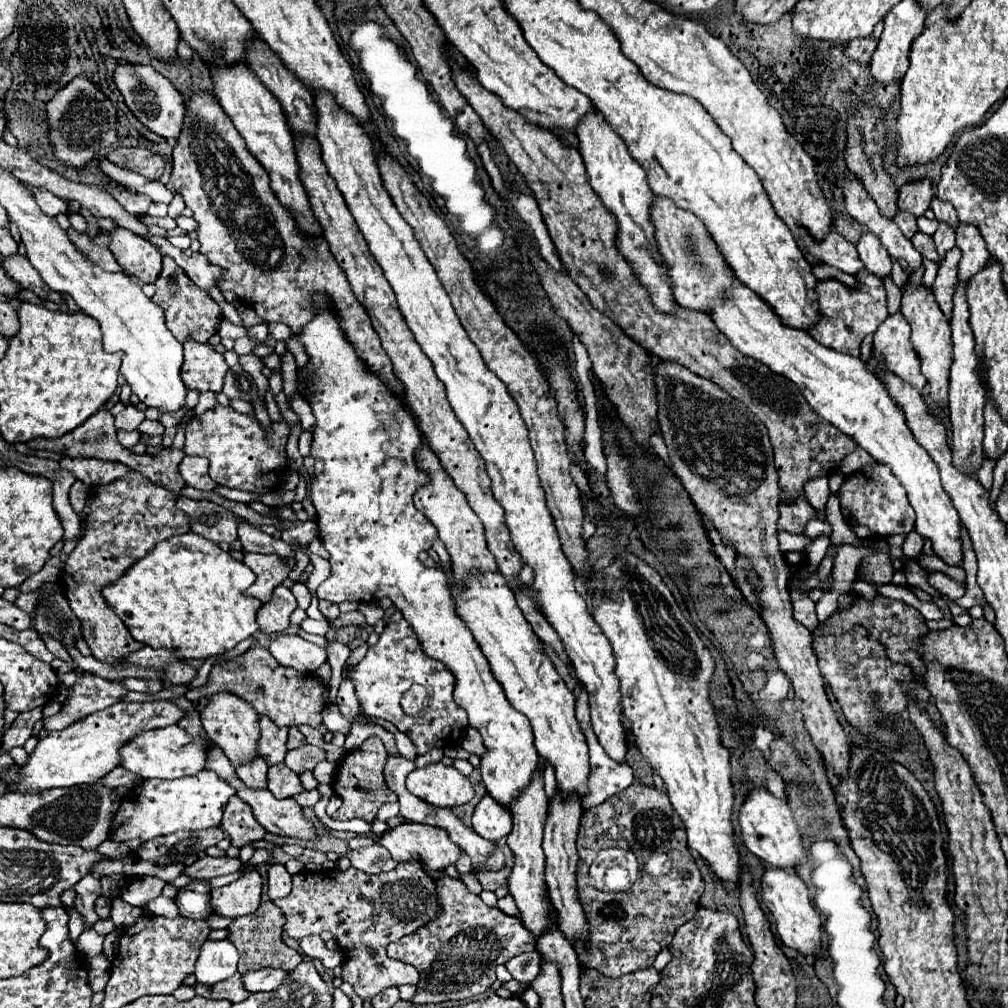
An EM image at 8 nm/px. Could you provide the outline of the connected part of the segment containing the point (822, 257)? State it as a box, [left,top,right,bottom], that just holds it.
[803,231,863,275]

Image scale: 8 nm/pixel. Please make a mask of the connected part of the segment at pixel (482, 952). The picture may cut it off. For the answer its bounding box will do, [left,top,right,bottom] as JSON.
[387,875,535,1003]

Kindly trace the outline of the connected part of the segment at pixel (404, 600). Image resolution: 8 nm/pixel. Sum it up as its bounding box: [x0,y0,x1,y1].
[297,293,543,809]

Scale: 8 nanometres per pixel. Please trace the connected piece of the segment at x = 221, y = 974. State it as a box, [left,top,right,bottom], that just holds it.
[195,939,239,985]

